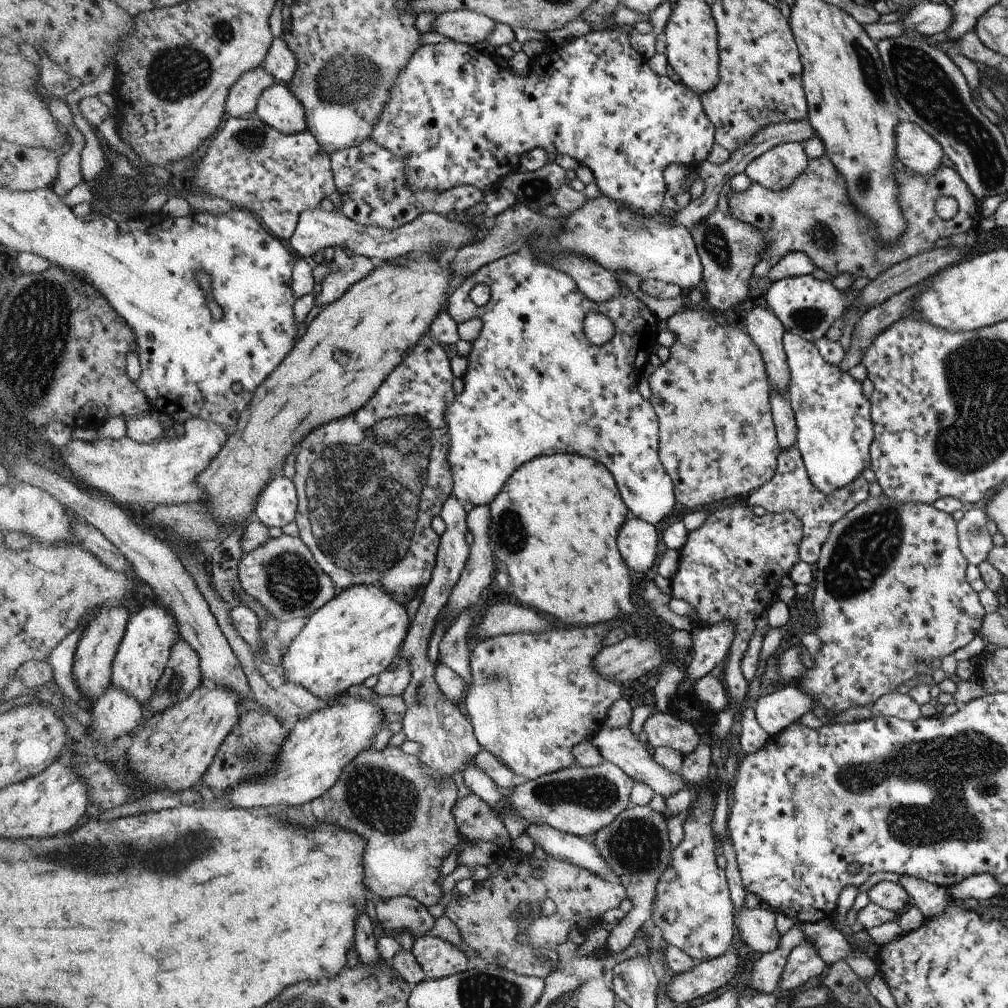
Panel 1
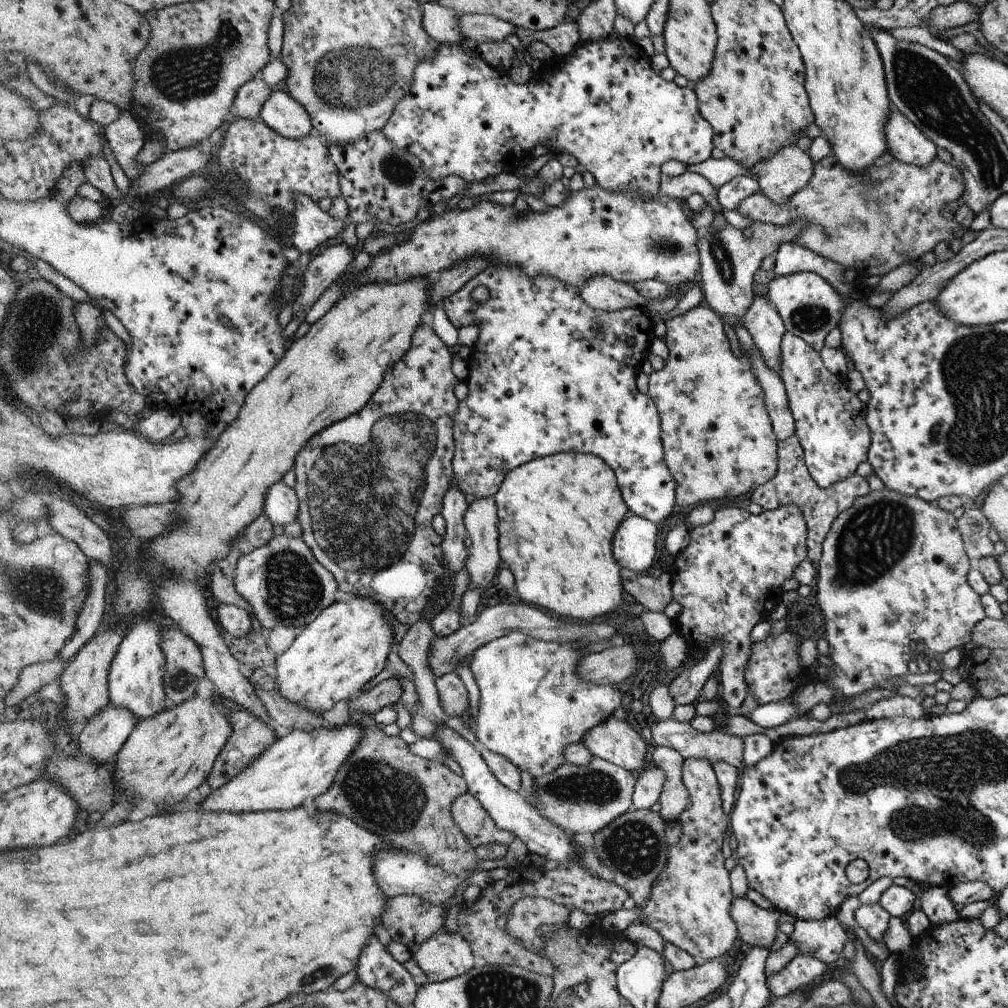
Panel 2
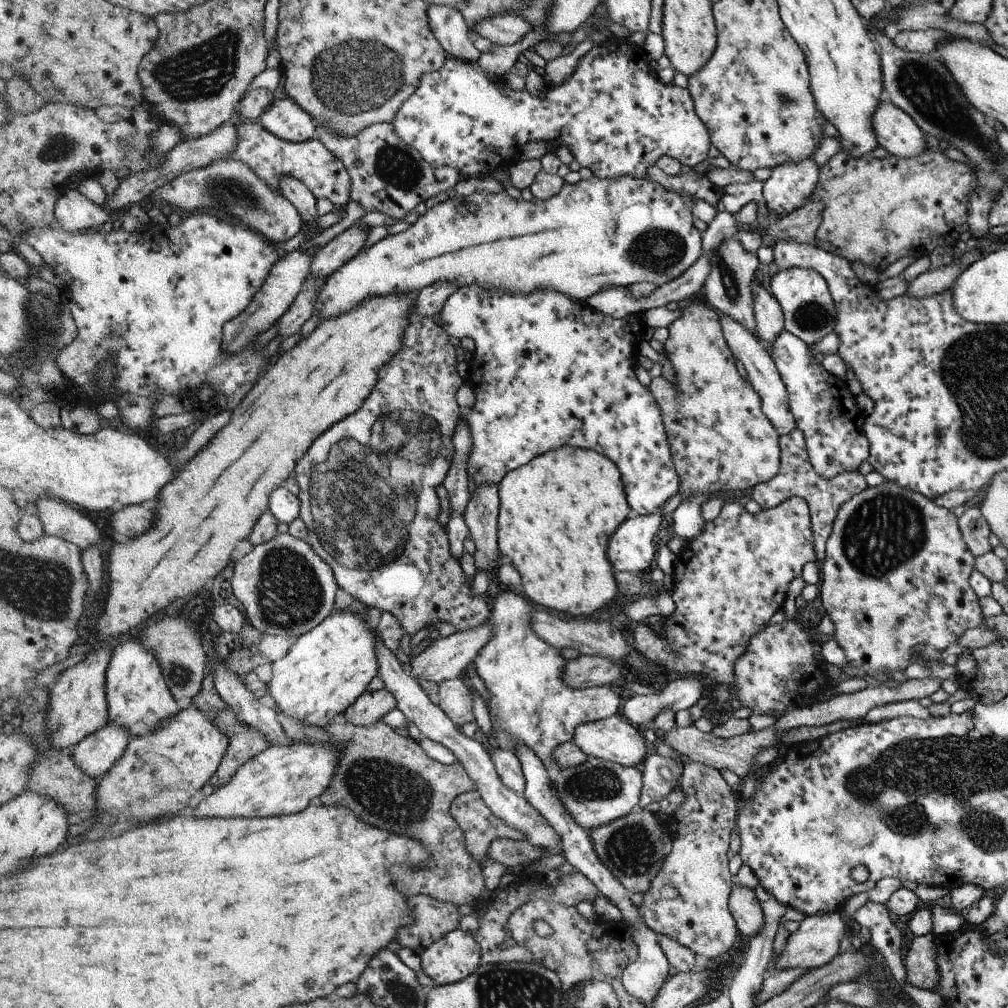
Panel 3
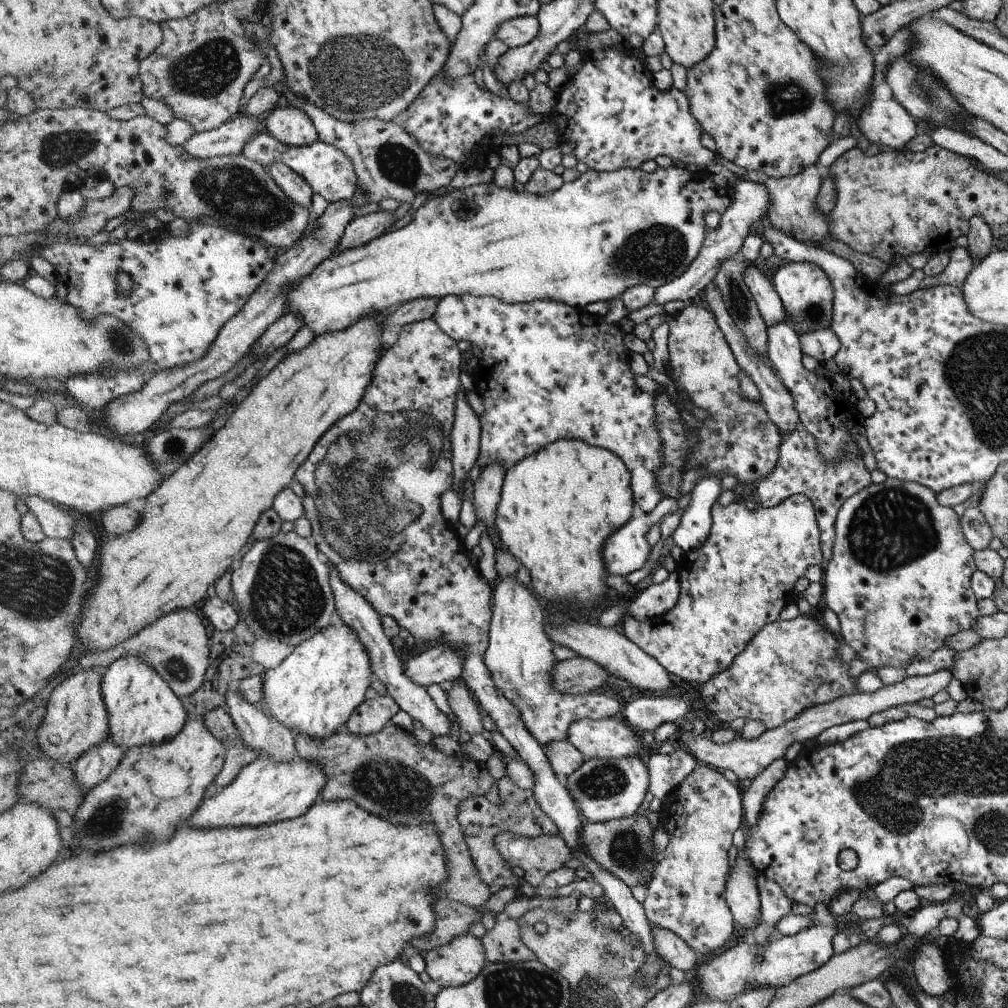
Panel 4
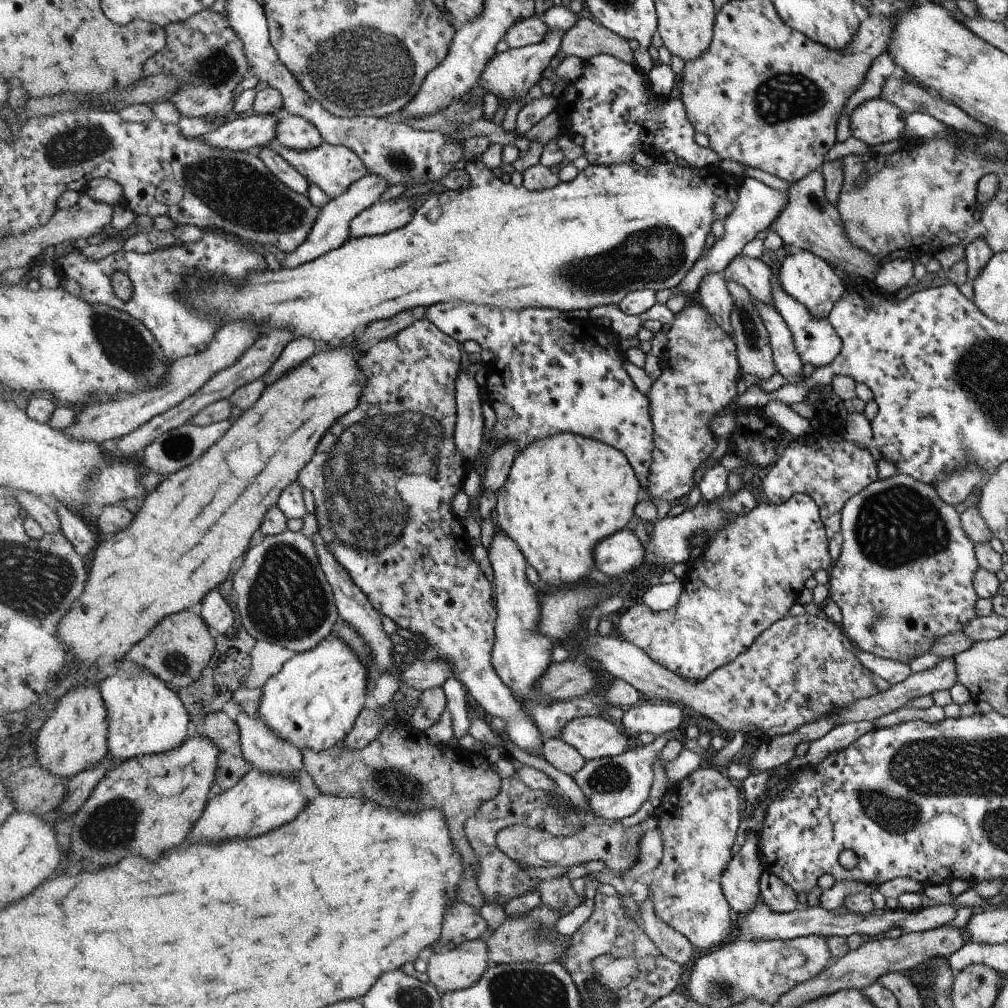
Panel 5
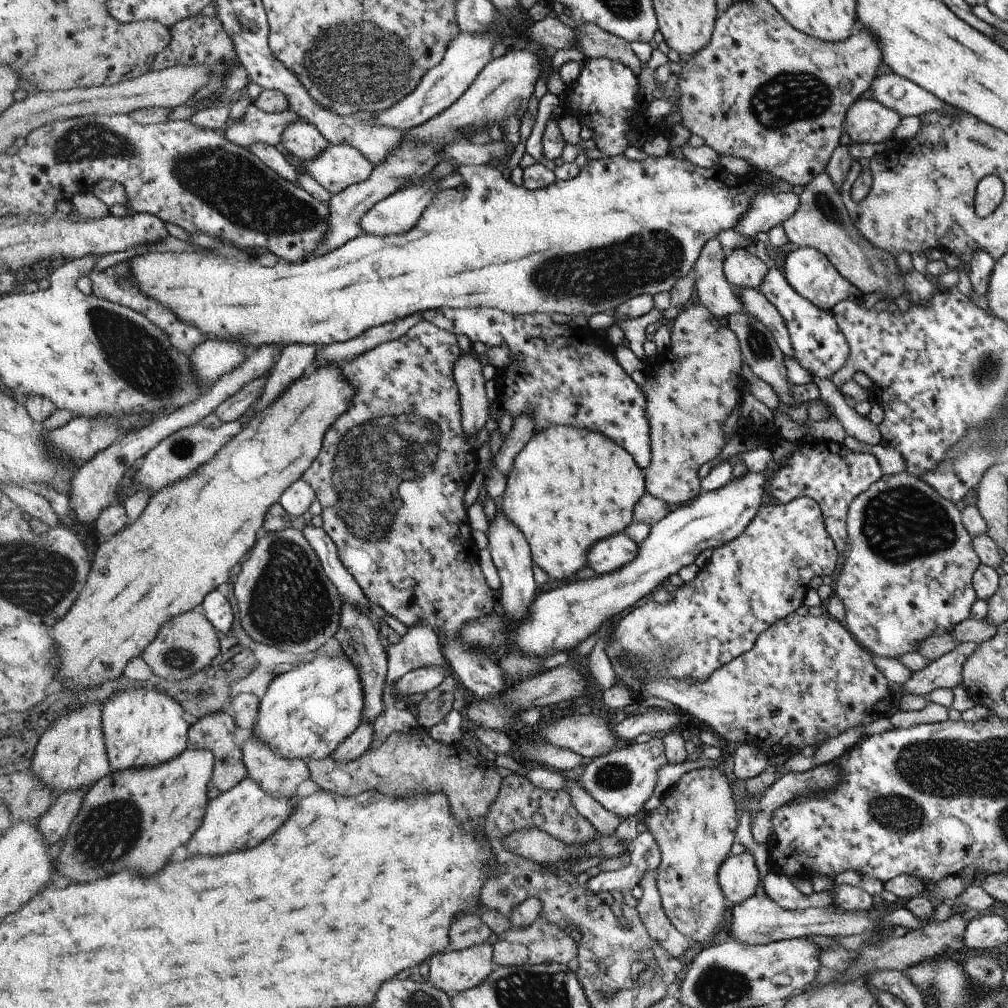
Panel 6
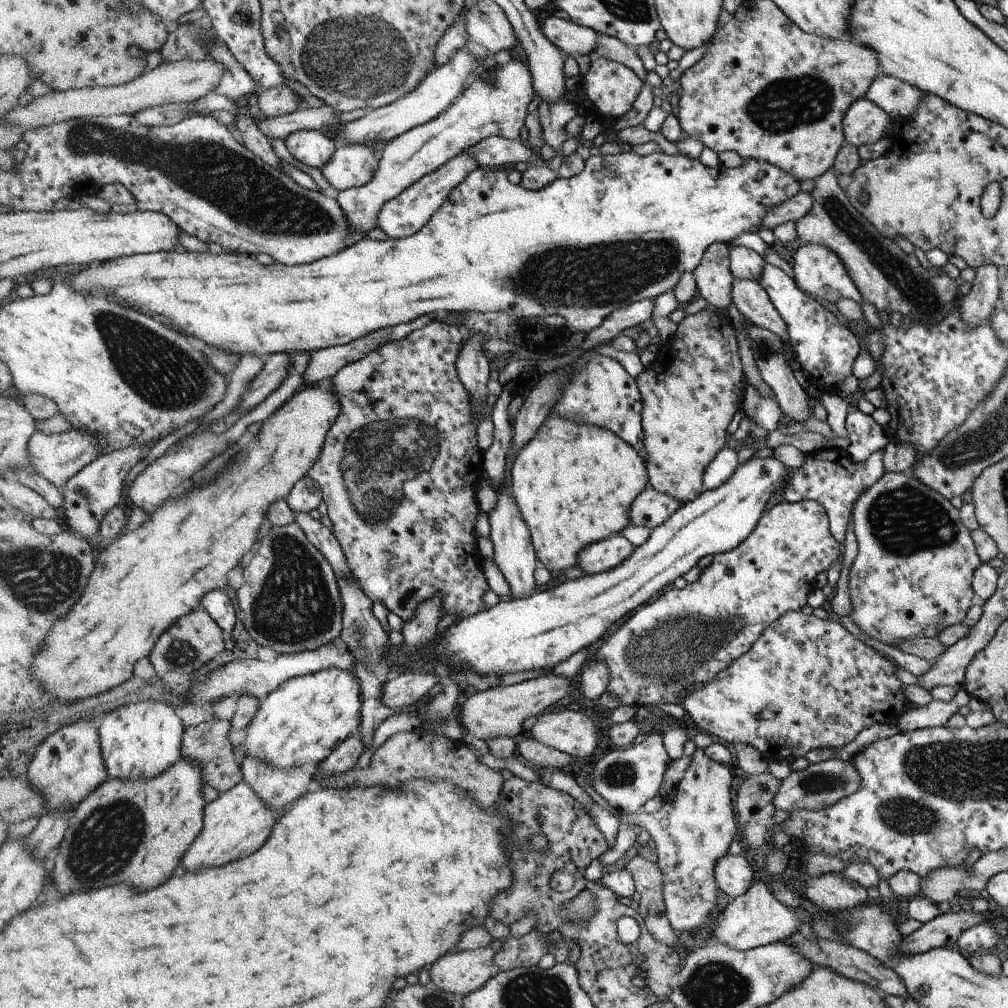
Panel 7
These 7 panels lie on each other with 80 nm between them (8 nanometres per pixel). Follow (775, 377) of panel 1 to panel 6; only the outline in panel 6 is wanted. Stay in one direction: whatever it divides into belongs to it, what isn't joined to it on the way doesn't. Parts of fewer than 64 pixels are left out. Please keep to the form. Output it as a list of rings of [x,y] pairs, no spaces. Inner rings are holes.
[[[734,249],[726,253],[723,269],[732,286],[752,287],[759,290],[763,283],[762,279],[769,268],[747,249]]]

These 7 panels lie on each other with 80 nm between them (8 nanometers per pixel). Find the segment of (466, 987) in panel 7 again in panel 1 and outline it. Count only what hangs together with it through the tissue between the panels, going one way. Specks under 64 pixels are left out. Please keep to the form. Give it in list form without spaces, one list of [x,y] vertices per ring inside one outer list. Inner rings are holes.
[[[424,935],[410,945],[428,979],[446,978],[466,970],[469,956],[448,939]]]

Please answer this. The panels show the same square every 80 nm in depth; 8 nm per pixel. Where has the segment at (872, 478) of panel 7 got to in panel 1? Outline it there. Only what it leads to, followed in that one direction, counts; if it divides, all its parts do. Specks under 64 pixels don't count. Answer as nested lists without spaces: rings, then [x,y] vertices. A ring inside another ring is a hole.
[[[794,444],[781,449],[777,458],[777,471],[766,484],[749,494],[748,504],[751,508],[754,505],[762,506],[768,513],[796,513],[803,522],[804,530],[803,542],[799,545],[799,560],[811,565],[818,562],[823,542],[828,538],[831,526],[868,497],[869,483],[862,475],[856,477],[849,485],[835,489],[830,495],[819,491],[809,480],[803,456]]]

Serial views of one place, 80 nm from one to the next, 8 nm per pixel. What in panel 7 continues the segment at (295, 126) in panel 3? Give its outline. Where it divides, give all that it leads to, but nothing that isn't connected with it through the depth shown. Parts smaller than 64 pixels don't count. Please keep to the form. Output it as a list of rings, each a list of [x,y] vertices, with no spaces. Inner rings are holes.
[[[322,130],[298,131],[285,139],[290,154],[302,164],[322,169],[335,154],[337,146]]]

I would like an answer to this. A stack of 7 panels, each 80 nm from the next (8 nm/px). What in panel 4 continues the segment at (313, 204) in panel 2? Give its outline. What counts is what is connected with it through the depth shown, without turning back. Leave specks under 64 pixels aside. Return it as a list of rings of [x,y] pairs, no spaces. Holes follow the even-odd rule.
[[[282,161],[271,162],[268,171],[287,195],[310,210],[313,188],[304,180],[303,176],[300,176]]]

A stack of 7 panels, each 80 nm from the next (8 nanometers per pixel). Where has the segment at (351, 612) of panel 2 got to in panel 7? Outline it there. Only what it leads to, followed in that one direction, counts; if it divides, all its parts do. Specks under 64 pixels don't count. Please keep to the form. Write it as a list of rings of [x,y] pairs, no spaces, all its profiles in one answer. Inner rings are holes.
[[[324,669],[280,685],[260,700],[259,709],[247,726],[246,739],[239,744],[240,750],[280,770],[296,767],[311,770],[326,760],[358,731],[362,720],[362,694],[352,674],[353,670]]]

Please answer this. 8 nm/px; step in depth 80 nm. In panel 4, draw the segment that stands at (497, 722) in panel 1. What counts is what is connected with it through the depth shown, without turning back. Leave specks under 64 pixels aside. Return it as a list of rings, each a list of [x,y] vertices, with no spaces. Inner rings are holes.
[[[498,547],[495,569],[500,582],[495,589],[495,616],[492,617],[491,642],[486,652],[486,665],[496,686],[520,710],[533,737],[545,748],[552,741],[567,740],[570,726],[580,719],[605,719],[619,716],[623,703],[617,696],[580,693],[562,694],[553,684],[552,670],[558,660],[552,649],[554,642],[544,632],[544,614],[540,602],[516,578],[522,563],[506,548]]]

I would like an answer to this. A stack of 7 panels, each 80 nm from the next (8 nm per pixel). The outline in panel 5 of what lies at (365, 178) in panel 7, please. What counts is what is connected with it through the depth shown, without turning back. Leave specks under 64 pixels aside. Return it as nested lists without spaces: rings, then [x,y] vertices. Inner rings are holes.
[[[273,141],[266,145],[274,149],[284,160],[287,160],[306,180],[310,183],[317,184],[329,198],[344,194],[356,181],[362,177],[366,177],[369,173],[365,162],[347,146],[334,146],[324,142],[316,149],[309,151],[297,151],[280,146],[277,141]]]

